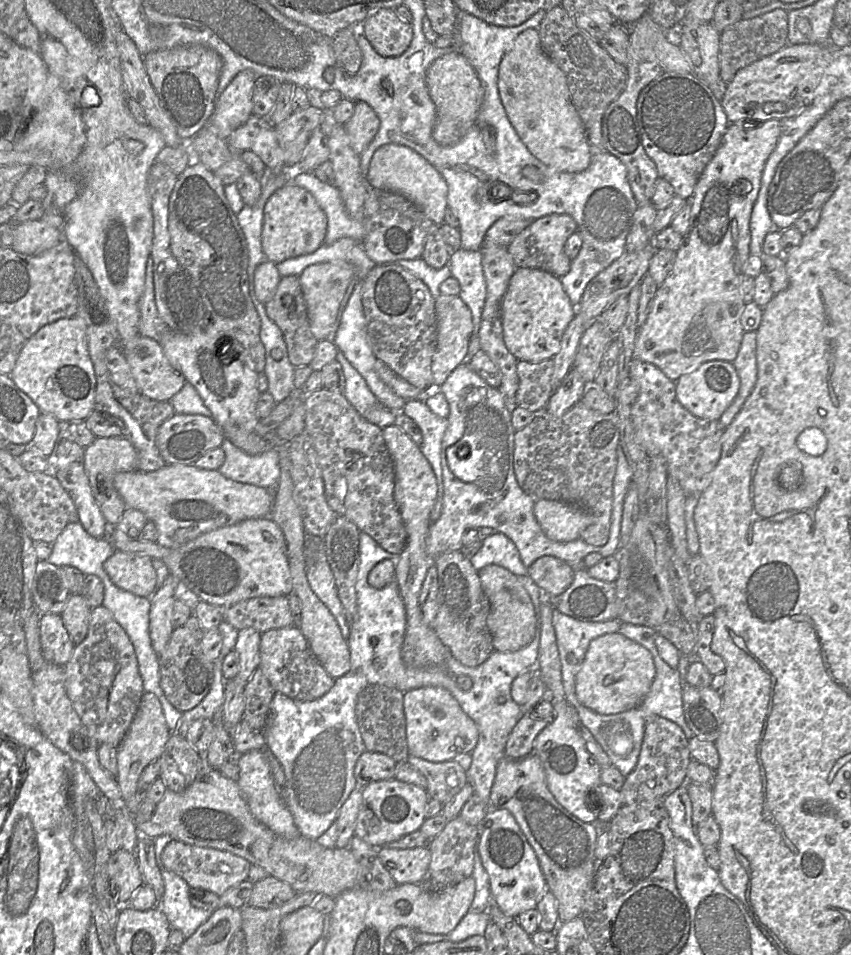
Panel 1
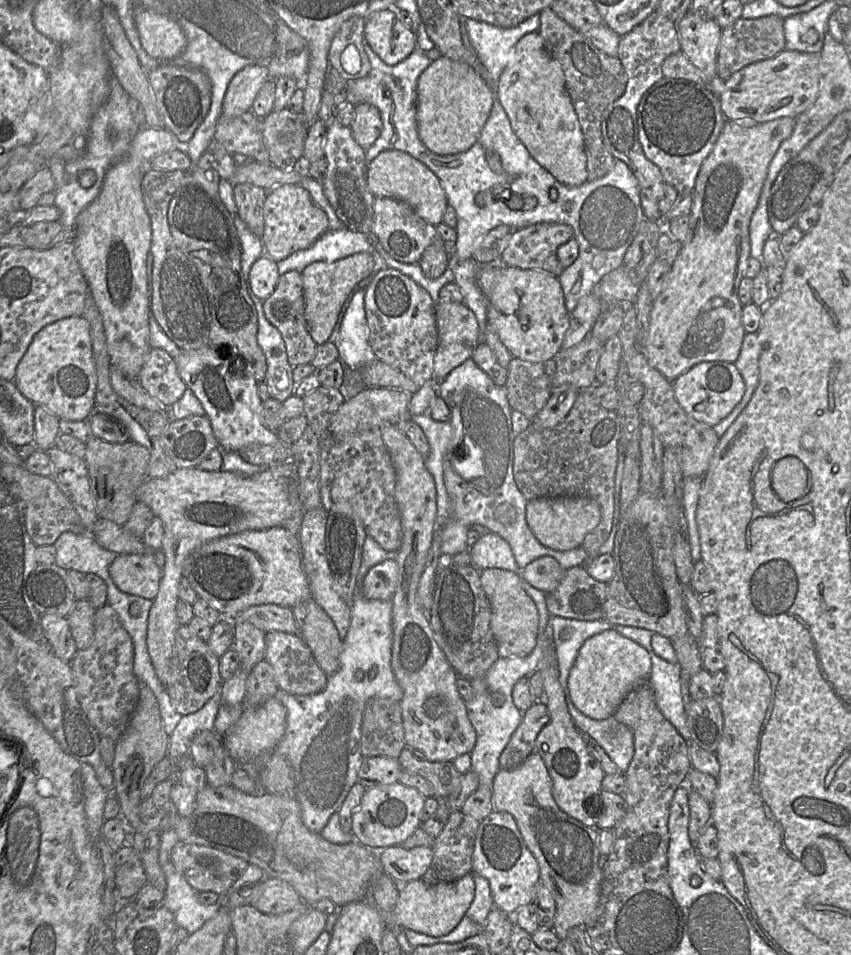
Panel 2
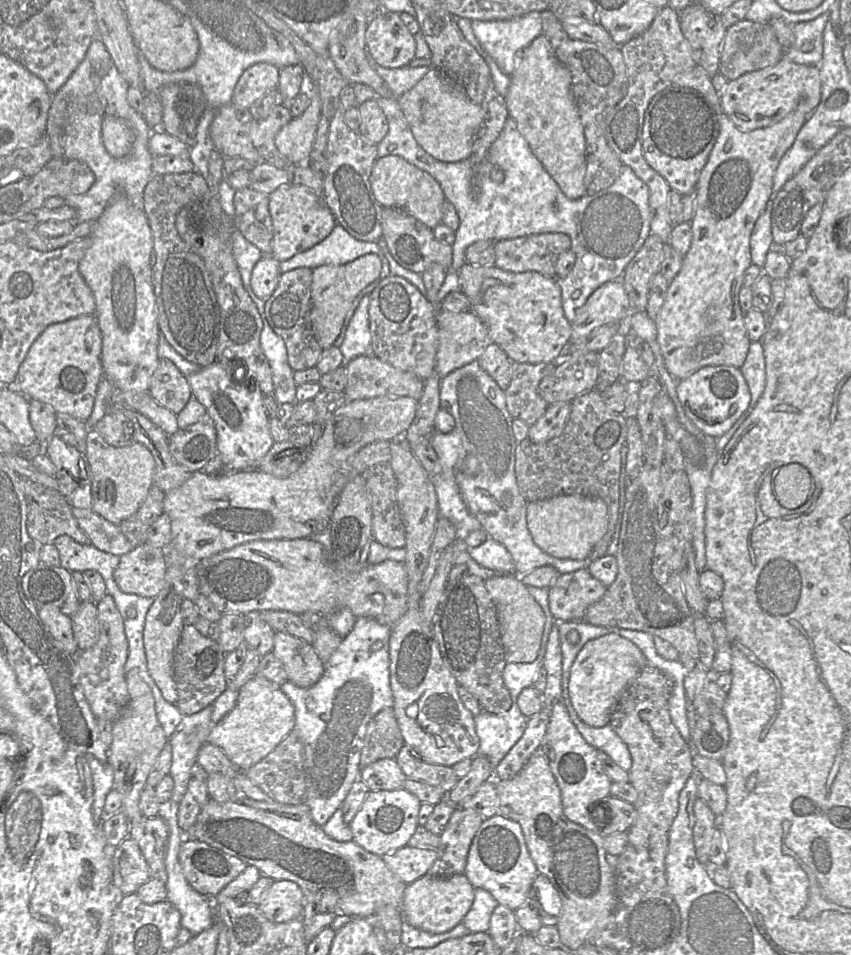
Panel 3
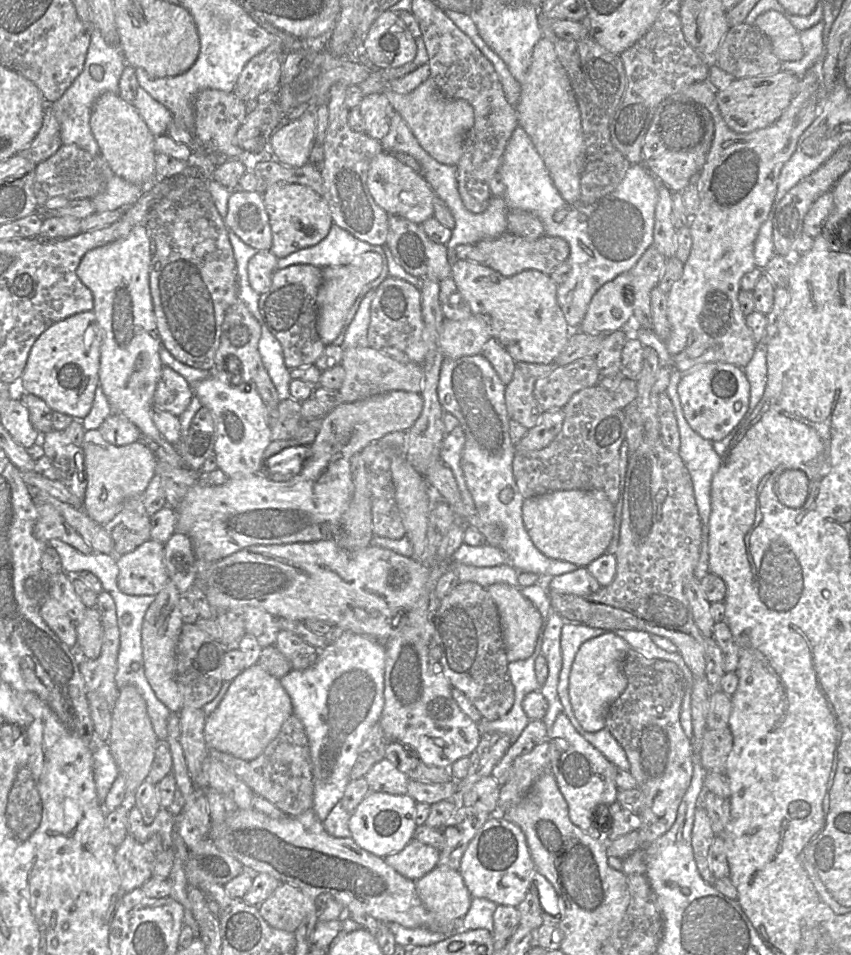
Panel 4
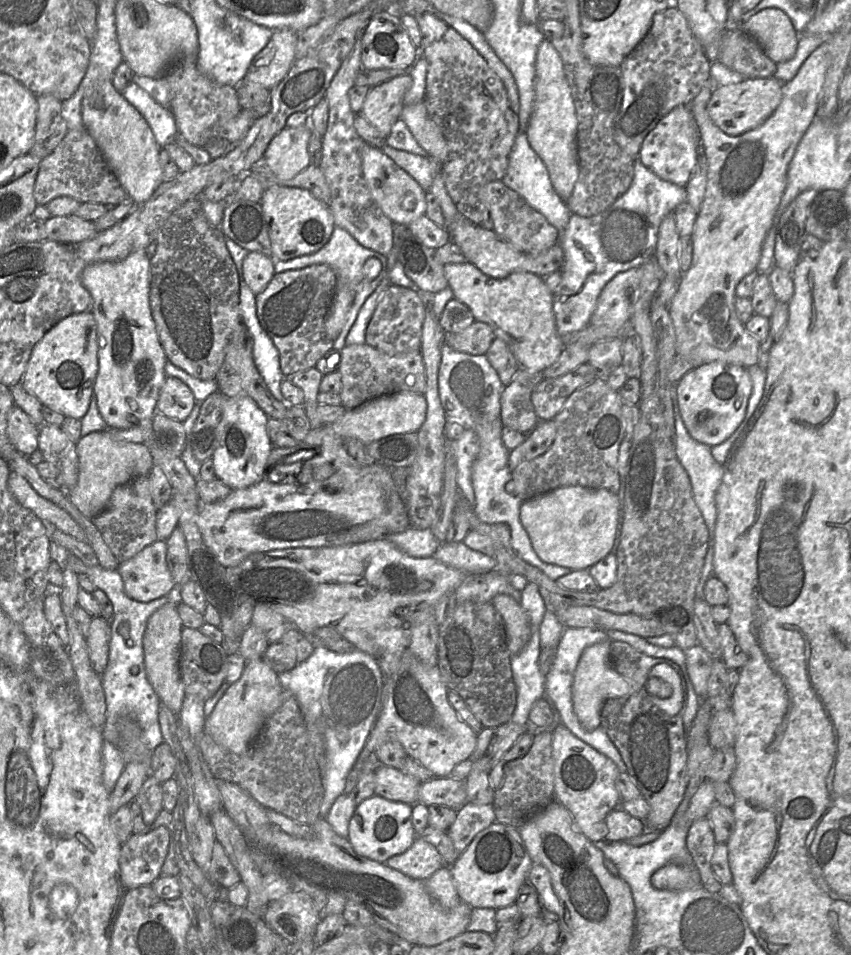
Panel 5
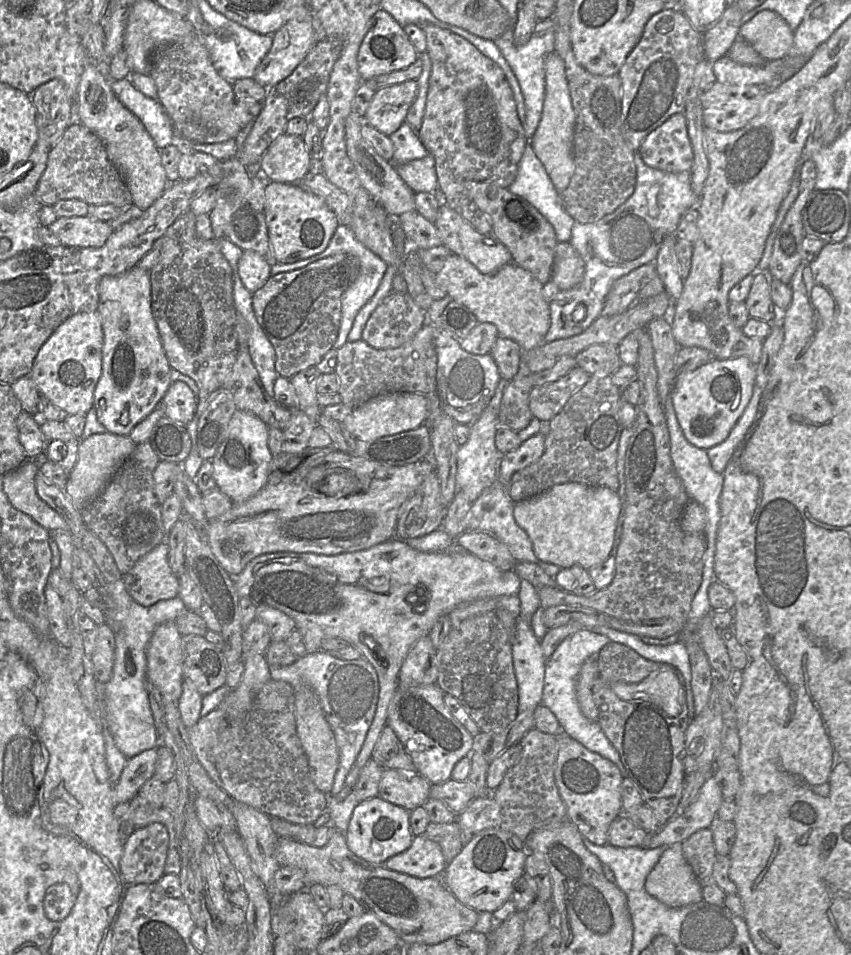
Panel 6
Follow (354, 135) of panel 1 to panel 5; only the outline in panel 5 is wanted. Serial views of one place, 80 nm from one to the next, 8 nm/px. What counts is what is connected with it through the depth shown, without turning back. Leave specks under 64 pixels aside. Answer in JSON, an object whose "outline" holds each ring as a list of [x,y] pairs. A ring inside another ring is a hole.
{"outline":[[[410,75],[395,77],[375,87],[370,87],[361,114],[382,135],[387,137],[400,118],[404,96],[412,85]]]}

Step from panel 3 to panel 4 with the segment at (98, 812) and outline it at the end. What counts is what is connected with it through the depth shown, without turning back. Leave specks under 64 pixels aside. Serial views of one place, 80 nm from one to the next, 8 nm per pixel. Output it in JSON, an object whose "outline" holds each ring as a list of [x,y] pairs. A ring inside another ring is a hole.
{"outline":[[[104,742],[93,752],[92,767],[97,796],[99,802],[103,805],[112,785],[120,775],[108,742]]]}

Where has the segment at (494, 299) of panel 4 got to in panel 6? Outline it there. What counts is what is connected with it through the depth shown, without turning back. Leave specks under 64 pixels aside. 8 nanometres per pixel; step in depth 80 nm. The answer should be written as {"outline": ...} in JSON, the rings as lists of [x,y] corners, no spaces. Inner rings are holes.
{"outline":[[[452,254],[436,273],[436,279],[452,301],[467,307],[478,323],[493,324],[500,337],[519,344],[523,351],[522,371],[535,374],[556,364],[558,358],[554,355],[539,353],[551,324],[550,304],[542,296],[544,285],[530,272],[511,262],[491,274],[483,274],[465,258]]]}

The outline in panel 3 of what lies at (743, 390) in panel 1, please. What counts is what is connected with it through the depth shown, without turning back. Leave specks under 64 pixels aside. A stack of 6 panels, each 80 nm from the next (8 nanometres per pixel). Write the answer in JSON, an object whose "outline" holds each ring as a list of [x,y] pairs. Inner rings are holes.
{"outline":[[[752,341],[743,365],[739,368],[749,387],[751,399],[745,412],[733,426],[722,436],[715,438],[716,449],[721,451],[731,439],[735,431],[754,409],[766,386],[766,367],[764,348],[761,341]]]}

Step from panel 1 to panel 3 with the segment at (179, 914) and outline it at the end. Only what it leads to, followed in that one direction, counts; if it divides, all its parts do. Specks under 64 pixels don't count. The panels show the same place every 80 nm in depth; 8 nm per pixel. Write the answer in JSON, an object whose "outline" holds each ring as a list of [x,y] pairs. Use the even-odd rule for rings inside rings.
{"outline":[[[178,798],[177,801],[170,799],[160,804],[158,814],[158,816],[165,820],[169,828],[168,846],[165,855],[165,866],[168,878],[165,885],[167,889],[167,901],[169,901],[181,915],[181,927],[188,929],[192,936],[196,936],[214,925],[216,920],[214,910],[208,905],[204,897],[193,889],[186,880],[178,860],[180,845],[184,839],[184,833],[178,825],[178,808],[181,799],[182,798]]]}

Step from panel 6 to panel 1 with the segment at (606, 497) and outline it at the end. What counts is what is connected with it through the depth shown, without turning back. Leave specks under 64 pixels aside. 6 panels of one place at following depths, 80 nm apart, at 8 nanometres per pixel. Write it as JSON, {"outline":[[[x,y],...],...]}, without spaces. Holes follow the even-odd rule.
{"outline":[[[537,500],[533,512],[545,535],[556,542],[580,538],[582,531],[593,522],[585,508],[559,500]]]}

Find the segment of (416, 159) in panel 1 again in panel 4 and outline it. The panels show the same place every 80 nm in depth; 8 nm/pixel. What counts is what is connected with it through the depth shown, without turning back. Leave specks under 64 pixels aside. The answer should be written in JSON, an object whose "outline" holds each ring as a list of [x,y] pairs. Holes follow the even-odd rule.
{"outline":[[[380,152],[370,162],[367,186],[376,204],[389,215],[403,217],[422,224],[433,217],[433,199],[436,196],[421,173],[400,162],[393,154]]]}

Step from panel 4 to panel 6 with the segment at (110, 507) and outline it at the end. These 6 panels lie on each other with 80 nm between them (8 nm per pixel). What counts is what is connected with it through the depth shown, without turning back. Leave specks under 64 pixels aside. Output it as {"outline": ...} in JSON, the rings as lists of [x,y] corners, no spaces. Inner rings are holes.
{"outline":[[[108,431],[92,434],[79,442],[77,461],[68,476],[64,489],[76,509],[81,511],[103,492],[122,463],[132,454],[136,445],[128,436]]]}

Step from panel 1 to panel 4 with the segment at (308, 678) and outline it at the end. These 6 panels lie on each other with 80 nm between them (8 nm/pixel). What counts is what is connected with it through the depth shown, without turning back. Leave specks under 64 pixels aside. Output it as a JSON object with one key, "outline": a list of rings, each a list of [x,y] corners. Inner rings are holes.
{"outline":[[[280,630],[275,646],[290,662],[293,670],[304,670],[312,667],[319,656],[316,647],[304,642],[288,630]]]}

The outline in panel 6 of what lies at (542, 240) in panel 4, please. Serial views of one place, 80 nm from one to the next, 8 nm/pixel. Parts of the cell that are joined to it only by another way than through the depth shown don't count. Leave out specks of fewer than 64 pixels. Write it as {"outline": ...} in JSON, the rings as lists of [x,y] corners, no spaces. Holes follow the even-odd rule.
{"outline":[[[447,204],[440,205],[434,225],[442,240],[442,245],[445,245],[453,254],[468,260],[483,274],[491,274],[512,262],[509,250],[493,234],[479,233]]]}

